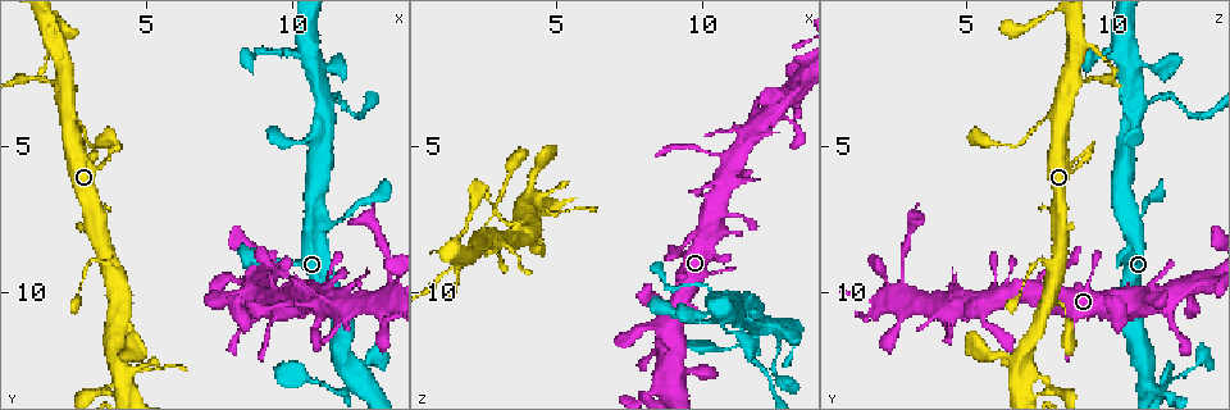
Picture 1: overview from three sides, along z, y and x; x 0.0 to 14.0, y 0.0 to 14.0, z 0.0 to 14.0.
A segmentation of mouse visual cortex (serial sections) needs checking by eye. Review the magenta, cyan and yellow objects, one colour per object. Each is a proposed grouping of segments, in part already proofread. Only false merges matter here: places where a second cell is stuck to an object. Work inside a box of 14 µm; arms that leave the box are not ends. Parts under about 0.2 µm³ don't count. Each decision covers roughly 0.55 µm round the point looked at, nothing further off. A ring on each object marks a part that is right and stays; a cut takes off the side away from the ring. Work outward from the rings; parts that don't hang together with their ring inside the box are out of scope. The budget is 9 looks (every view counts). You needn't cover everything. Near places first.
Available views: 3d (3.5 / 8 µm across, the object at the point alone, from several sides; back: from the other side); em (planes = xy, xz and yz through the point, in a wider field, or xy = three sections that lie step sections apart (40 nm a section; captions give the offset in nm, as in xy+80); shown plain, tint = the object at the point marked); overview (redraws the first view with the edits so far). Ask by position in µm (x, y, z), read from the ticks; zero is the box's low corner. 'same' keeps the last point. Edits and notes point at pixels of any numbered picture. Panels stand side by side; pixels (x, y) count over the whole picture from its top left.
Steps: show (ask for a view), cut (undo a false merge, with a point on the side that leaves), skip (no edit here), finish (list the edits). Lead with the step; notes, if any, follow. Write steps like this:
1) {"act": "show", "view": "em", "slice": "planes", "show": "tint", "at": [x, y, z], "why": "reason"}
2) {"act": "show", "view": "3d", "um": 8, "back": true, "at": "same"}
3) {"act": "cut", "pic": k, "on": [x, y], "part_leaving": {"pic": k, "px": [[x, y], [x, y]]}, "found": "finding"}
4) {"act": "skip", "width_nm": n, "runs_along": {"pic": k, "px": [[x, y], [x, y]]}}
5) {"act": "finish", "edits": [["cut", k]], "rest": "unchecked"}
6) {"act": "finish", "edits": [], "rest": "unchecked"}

{"act": "show", "view": "em", "slice": "planes", "show": "tint", "at": [13.2, 9.9, 2.9], "why": "sharp bend"}

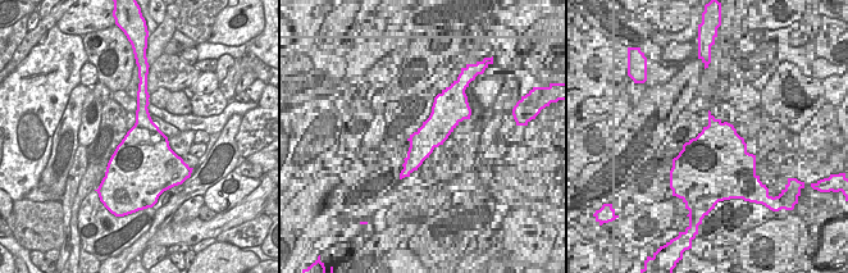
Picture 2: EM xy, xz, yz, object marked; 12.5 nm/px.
{"act": "show", "view": "3d", "um": 3.5, "at": "same"}

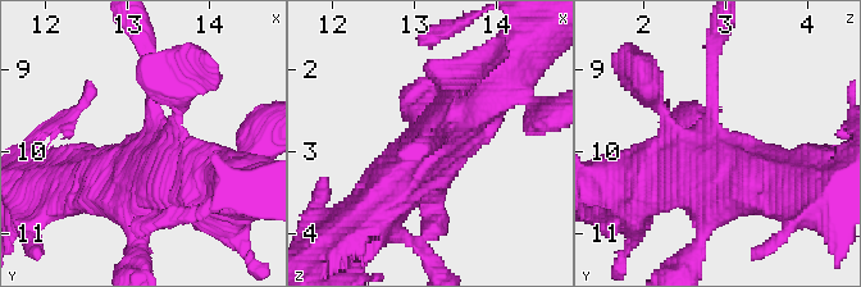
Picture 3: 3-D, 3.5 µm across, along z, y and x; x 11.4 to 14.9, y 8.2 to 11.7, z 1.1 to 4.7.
{"act": "skip", "found": "one cell here"}

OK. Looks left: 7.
{"act": "show", "view": "3d", "um": 3.5, "at": [12.3, 13.1, 11.2], "why": "three-way junction"}

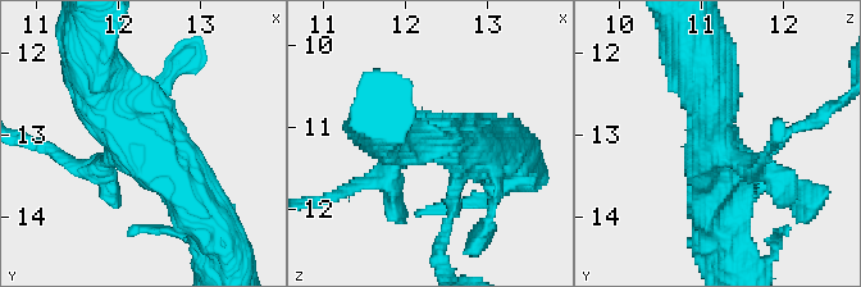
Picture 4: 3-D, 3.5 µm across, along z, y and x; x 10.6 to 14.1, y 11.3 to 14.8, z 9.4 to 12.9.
{"act": "show", "view": "em", "slice": "xy", "step": 3, "show": "tint", "at": [12.35, 13.15, 11.10], "arms": 3, "arm_widths_nm": [250, 350, 700], "why": "shape alone is not enough"}

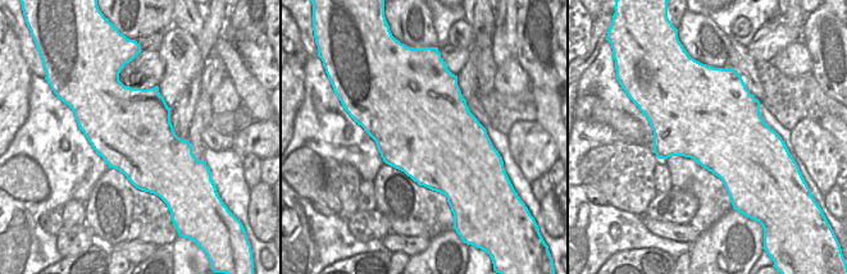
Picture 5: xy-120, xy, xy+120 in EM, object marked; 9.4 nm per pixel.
{"act": "show", "view": "em", "slice": "xy", "step": 5, "show": "tint", "at": "same", "why": "cut it another way"}

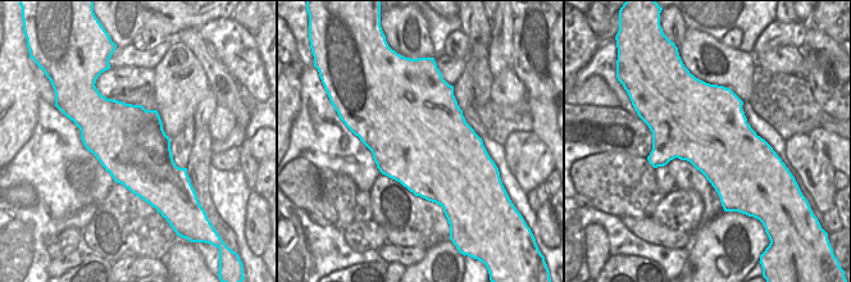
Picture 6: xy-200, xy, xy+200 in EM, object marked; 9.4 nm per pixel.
{"act": "skip", "runs_along": {"pic": 4, "px": [[92, 59], [105, 103], [168, 162]]}, "found": "one cell here"}

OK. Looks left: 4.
{"act": "show", "view": "3d", "um": 3.5, "back": true, "at": [4.1, 13.4, 6.7], "why": "abrupt turn"}

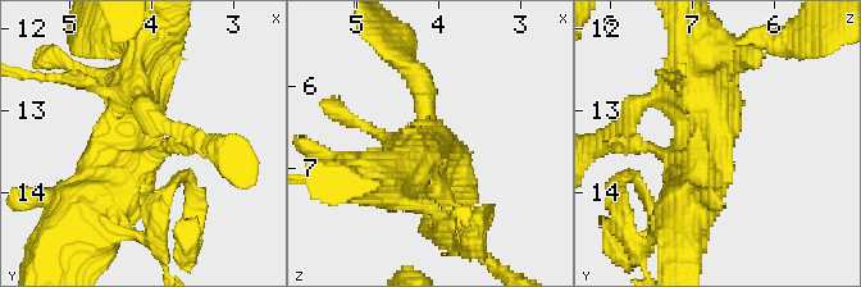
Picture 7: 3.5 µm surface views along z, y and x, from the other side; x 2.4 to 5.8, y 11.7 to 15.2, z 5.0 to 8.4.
{"act": "show", "view": "em", "slice": "xy", "step": 1, "show": "tint", "at": [4.15, 13.35, 6.75], "arms": 3, "arm_widths_nm": [150, 450, 500], "why": "now the EM"}

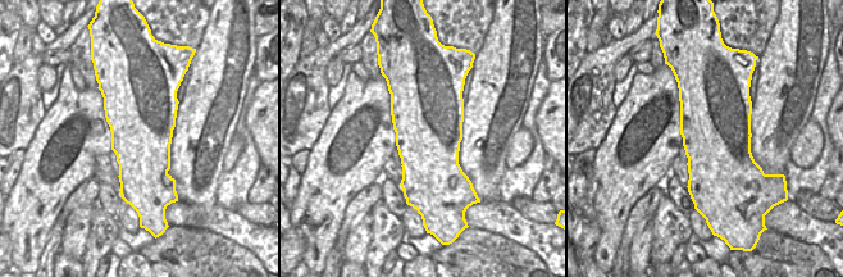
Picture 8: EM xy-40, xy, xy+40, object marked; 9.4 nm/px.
{"act": "skip", "runs_along": {"pic": 7, "px": [[710, 54], [707, 145], [645, 149]]}, "found": "continuous, no second cell"}

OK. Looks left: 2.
{"act": "show", "view": "3d", "um": 8, "at": [2.5, 4.0, 8.0], "why": "abrupt turn"}

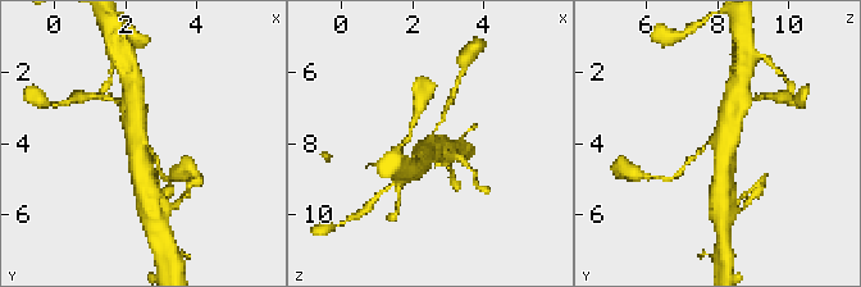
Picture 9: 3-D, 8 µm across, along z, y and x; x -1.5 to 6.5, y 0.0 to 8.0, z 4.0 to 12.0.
{"act": "show", "view": "em", "slice": "xy", "step": 2, "show": "tint", "at": [2.5, 3.9, 8.0], "arms": 3, "arm_widths_nm": [100, 600, 600]}

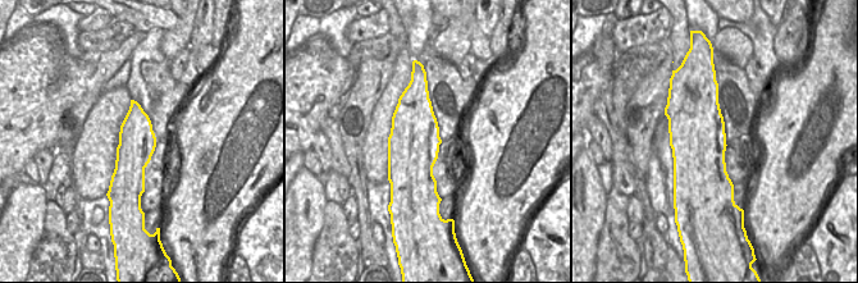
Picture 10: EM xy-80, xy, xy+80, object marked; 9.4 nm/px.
{"act": "skip", "width_nm": 480, "runs_along": {"pic": 9, "px": [[721, 181], [733, 109]]}, "found": "one cell here"}

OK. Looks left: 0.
{"act": "finish", "edits": [], "rest": "unchecked"}

